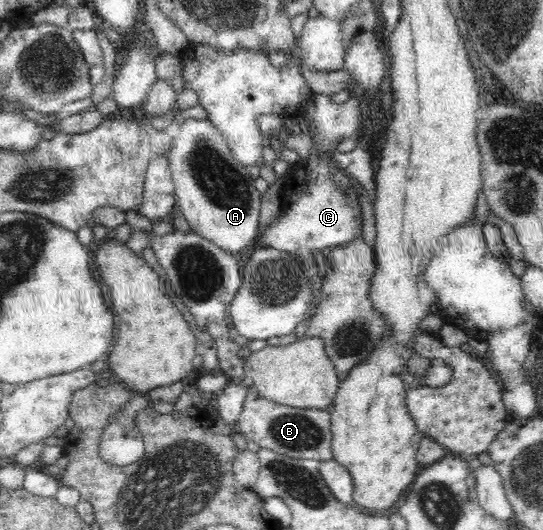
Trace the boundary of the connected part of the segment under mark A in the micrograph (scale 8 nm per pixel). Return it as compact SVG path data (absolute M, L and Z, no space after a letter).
M184 119L179 134L172 139L168 165L175 183L176 205L193 234L238 255L258 245L260 191L254 186L249 168L236 161L223 133L207 119Z

